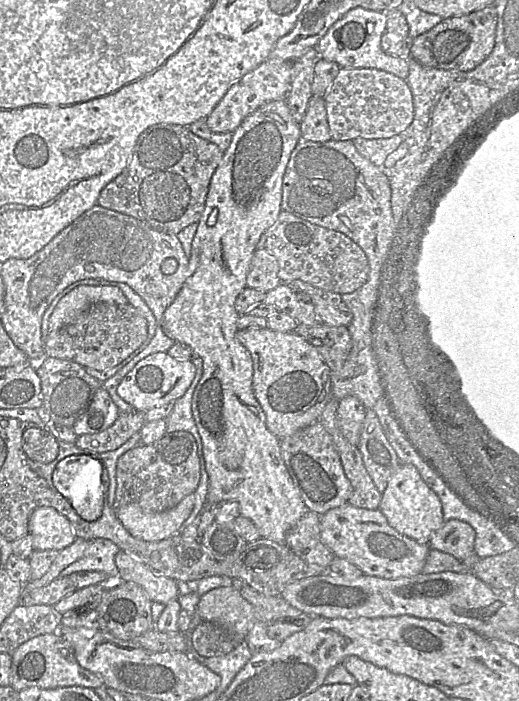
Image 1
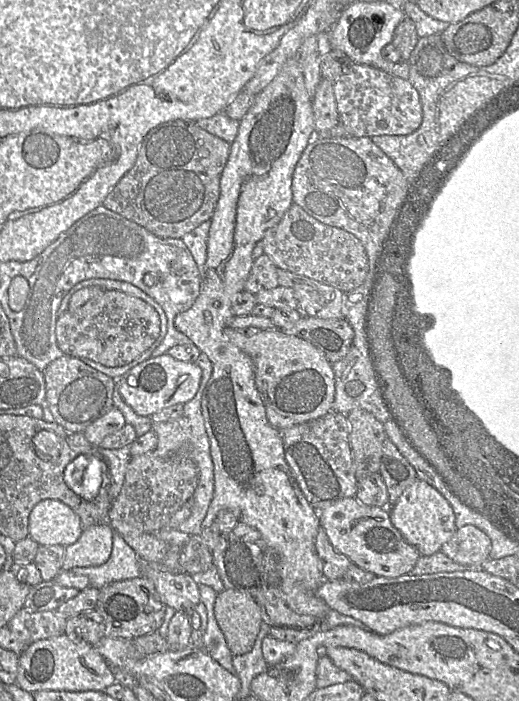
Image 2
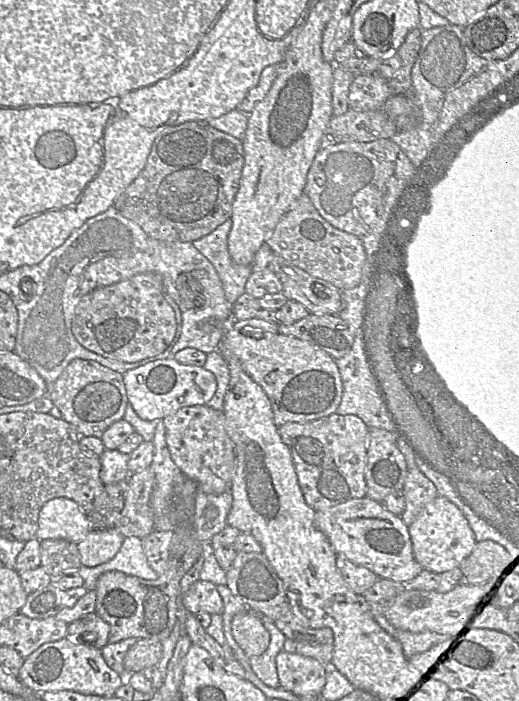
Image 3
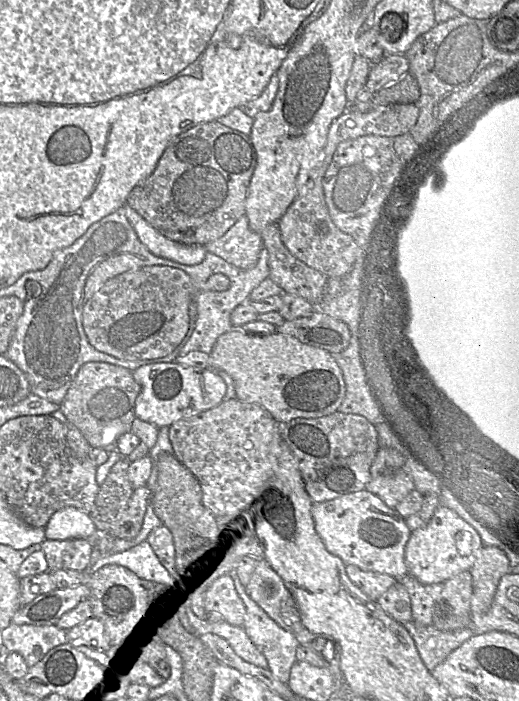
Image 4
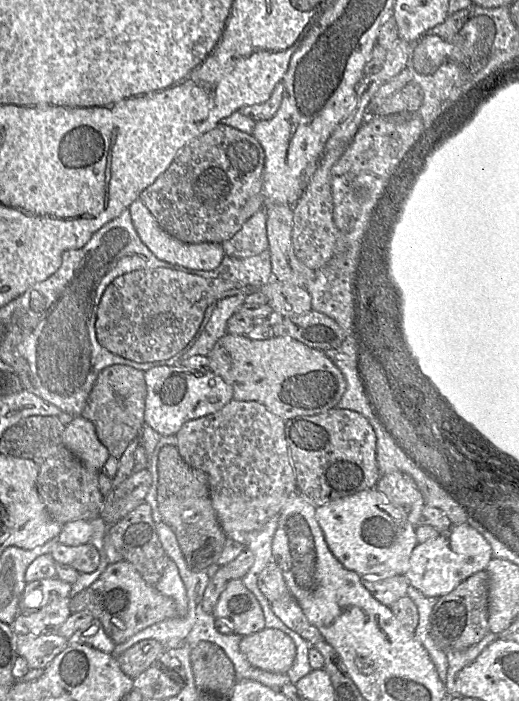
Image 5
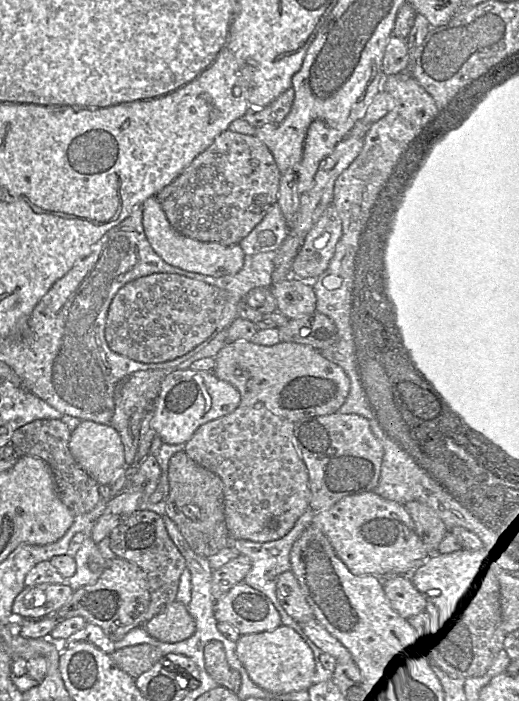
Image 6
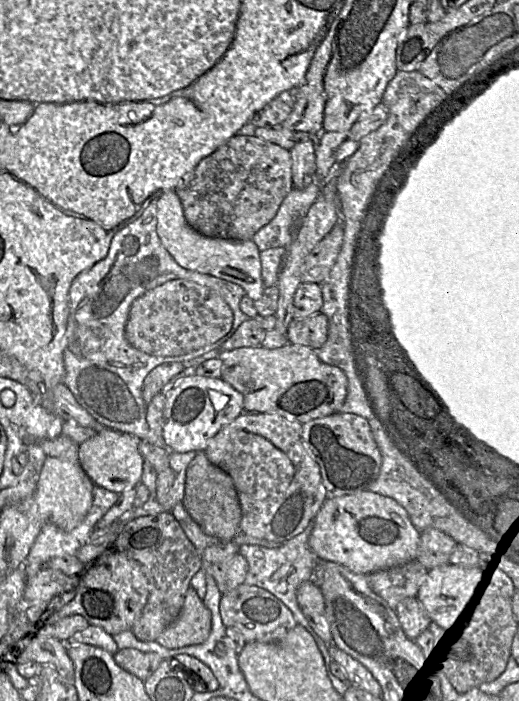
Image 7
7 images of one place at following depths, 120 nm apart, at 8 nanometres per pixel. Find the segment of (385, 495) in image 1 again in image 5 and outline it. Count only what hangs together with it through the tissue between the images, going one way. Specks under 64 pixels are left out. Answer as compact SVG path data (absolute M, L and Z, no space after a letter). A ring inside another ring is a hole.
M467 523L452 525L448 531L440 532L436 538L415 546L404 576L409 585L423 595L439 598L450 593L471 575L486 570L492 558L490 544L476 529Z

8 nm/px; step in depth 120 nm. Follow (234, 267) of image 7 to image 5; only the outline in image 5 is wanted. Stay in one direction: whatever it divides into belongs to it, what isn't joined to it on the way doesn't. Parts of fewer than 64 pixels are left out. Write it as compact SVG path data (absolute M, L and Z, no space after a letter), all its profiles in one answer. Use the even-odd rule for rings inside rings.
M139 199L132 202L128 209L134 228L141 241L159 260L189 269L210 271L216 269L225 257L219 243L184 243L165 232Z

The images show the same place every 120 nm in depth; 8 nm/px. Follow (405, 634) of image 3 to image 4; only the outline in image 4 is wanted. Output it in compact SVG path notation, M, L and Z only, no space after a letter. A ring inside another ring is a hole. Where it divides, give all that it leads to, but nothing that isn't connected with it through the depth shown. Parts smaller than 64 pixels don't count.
M413 621L402 624L413 638L419 655L430 672L452 651L475 635L469 628L442 631L433 625L419 627Z

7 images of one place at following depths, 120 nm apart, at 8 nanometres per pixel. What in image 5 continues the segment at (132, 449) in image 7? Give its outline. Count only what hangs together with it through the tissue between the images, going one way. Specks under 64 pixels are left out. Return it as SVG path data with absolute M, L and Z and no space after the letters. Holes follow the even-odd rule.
M79 416L65 426L65 446L90 470L100 472L110 457L108 449L97 437L95 426Z

